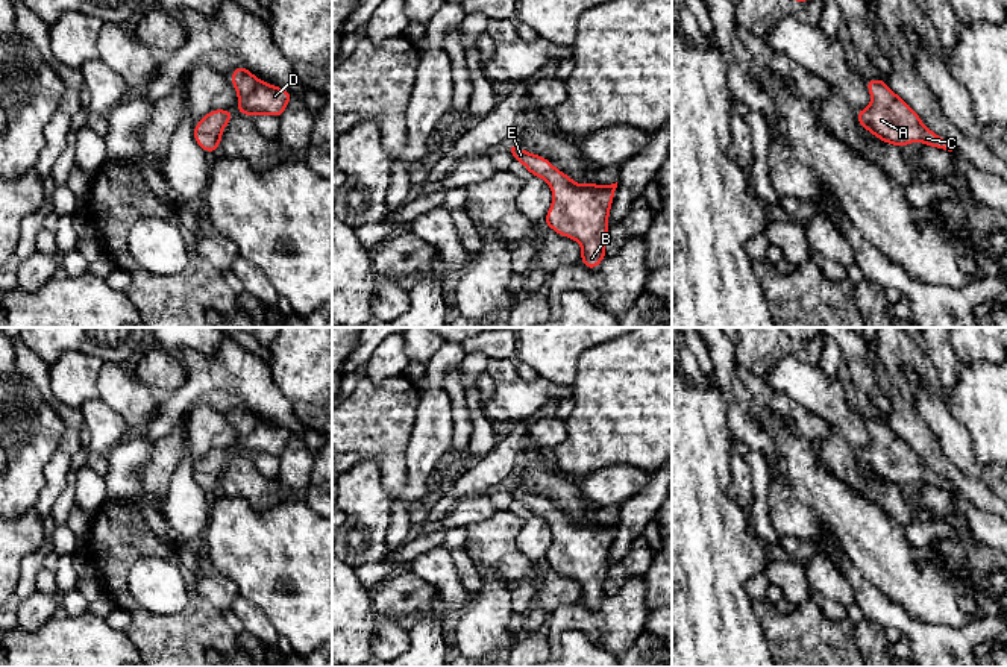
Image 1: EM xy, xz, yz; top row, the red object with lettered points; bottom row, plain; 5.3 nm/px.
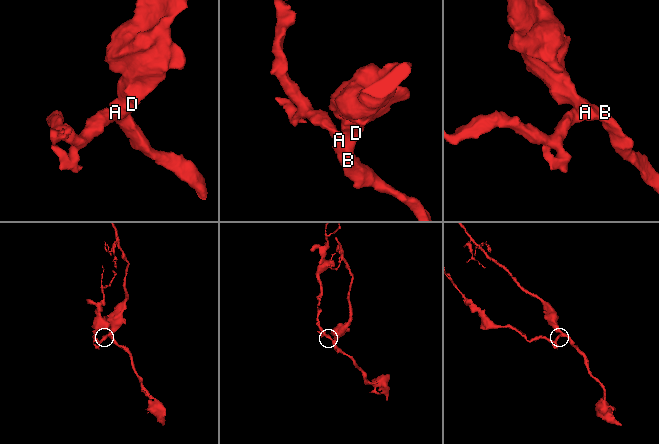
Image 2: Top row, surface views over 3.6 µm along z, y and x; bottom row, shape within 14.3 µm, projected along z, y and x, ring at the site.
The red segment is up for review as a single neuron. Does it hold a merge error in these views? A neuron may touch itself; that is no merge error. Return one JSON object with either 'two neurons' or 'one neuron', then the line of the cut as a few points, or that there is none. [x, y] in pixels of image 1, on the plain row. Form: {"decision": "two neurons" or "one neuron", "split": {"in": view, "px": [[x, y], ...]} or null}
{"decision": "one neuron", "split": null}

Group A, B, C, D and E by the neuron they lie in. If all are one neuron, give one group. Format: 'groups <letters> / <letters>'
groups A B C D E

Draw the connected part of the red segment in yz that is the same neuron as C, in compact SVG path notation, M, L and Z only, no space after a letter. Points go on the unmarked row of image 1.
M869 418L866 424L872 441L866 449L857 452L861 467L898 487L921 481L925 485L952 491L949 482L927 468L919 455L883 418Z

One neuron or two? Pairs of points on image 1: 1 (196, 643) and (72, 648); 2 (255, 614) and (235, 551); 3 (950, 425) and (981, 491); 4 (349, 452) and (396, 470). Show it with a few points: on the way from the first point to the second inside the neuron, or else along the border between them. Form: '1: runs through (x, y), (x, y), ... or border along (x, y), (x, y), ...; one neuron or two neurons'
1: border along (123, 631), (138, 651); two neurons
2: border along (240, 594), (252, 602), (276, 629); two neurons
3: border along (947, 457), (965, 475), (981, 481), (991, 491); two neurons
4: runs through (361, 452), (378, 452), (384, 458); one neuron

